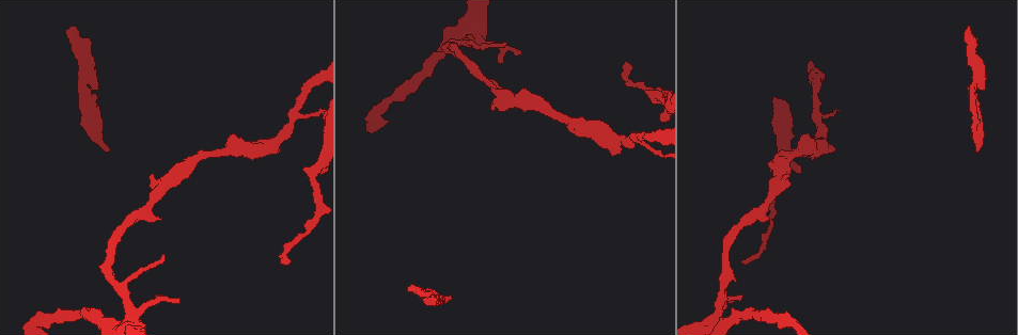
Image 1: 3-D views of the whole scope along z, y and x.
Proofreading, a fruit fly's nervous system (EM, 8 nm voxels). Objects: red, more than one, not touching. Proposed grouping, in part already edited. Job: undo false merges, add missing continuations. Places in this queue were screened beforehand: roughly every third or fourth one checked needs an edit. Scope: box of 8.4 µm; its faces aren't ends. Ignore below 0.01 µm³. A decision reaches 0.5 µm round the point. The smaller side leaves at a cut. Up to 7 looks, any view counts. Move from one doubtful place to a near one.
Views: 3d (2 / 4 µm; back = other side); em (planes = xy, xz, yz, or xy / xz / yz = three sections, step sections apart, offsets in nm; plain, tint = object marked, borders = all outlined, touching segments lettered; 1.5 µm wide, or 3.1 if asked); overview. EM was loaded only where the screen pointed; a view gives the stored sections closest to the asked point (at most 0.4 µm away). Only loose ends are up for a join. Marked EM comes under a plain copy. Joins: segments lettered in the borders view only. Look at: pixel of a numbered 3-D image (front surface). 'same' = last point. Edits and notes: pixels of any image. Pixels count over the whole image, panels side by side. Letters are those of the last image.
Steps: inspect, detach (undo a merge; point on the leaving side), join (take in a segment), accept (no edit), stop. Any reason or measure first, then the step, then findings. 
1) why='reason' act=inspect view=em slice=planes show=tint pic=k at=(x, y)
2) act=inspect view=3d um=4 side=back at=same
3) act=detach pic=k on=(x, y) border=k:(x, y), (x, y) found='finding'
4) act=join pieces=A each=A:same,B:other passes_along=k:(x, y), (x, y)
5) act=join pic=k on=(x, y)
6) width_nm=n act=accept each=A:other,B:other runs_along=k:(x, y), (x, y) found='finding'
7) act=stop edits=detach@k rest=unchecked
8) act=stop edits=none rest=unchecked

why='tapers out' act=inspect view=3d um=2 pic=1 at=(628, 64)

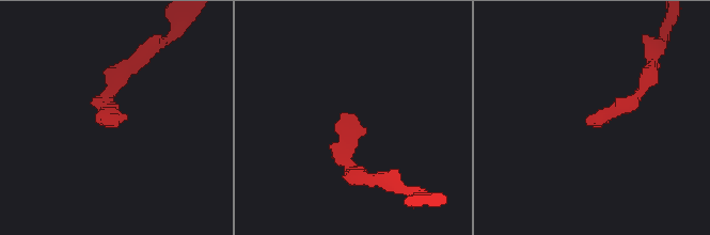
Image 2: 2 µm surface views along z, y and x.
why='need the tissue' act=inspect view=em slice=planes show=borders pic=2 at=(113, 121)

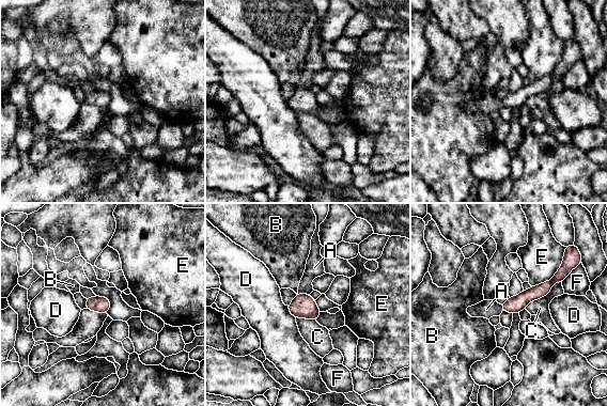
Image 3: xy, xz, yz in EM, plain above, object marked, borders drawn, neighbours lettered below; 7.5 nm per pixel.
width_nm=130 act=join pieces=A each=A:same,B:other,C:other,D:other,E:other,F:other found='it goes on there'

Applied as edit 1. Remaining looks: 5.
why='branch stops here' act=inspect view=3d um=4 pic=1 at=(70, 29)

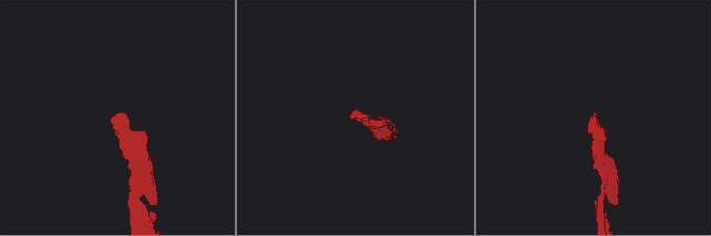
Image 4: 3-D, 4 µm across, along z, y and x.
act=inspect view=em slice=yz step=4 show=borders pic=4 at=(358, 116)

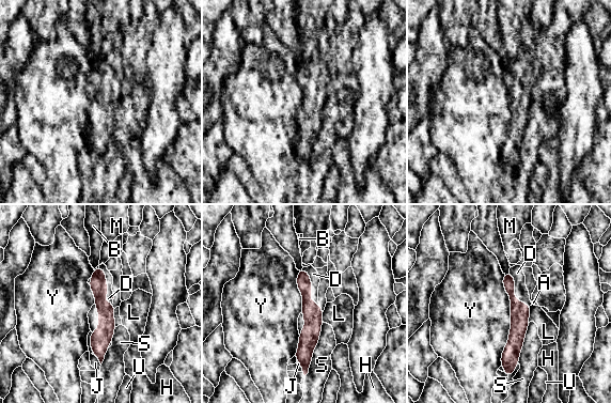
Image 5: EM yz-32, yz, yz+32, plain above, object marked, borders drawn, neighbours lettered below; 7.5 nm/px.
why='another direction' act=inspect view=em slice=planes show=borders at=same

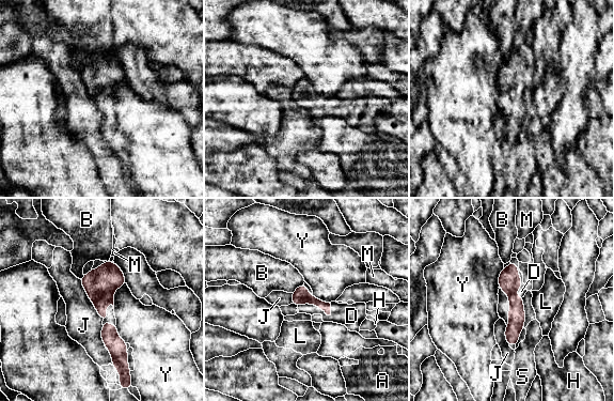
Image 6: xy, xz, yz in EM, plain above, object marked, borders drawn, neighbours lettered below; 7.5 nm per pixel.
width_nm=120 act=join pieces=D each=A:other,B:other,D:same,H:other,J:other,L:other,M:other,S:other,Y:other passes_along=6:(509, 281), (521, 280), (521, 291) found='the neuron continues'

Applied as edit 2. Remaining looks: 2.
act=inspect view=overview

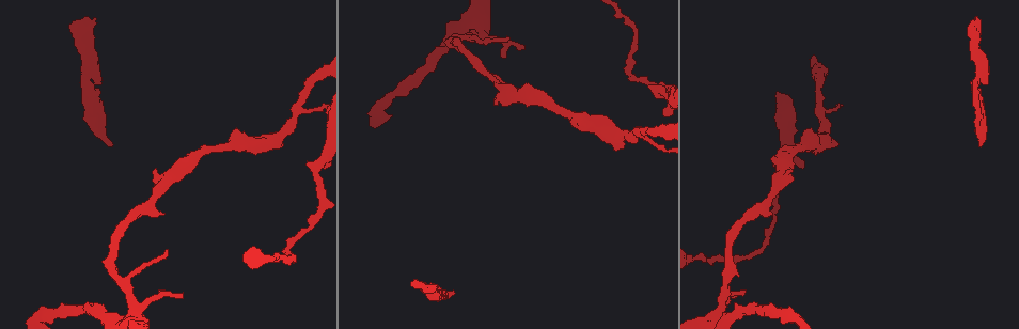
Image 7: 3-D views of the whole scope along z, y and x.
why='tapers out' act=inspect view=em slice=xy step=4 show=borders pic=7 at=(181, 294)

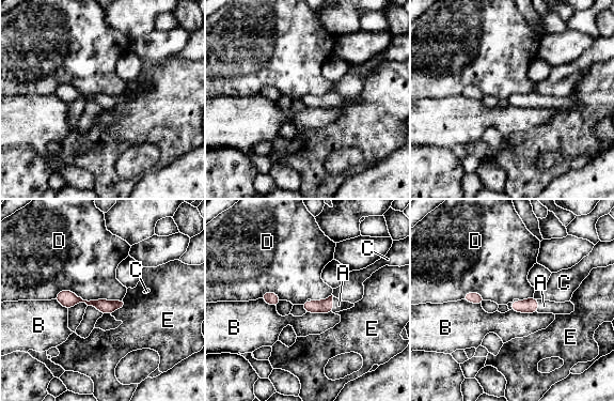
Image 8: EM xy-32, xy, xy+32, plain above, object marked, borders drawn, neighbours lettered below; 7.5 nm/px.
width_nm=110 act=join pieces=A each=A:same,B:other,C:other,D:other,E:other passes_along=8:(326, 306), (332, 305), (339, 305) found='the neuron continues'

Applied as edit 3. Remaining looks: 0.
act=stop edits=join@3,join@6,join@8 rest=unchecked

